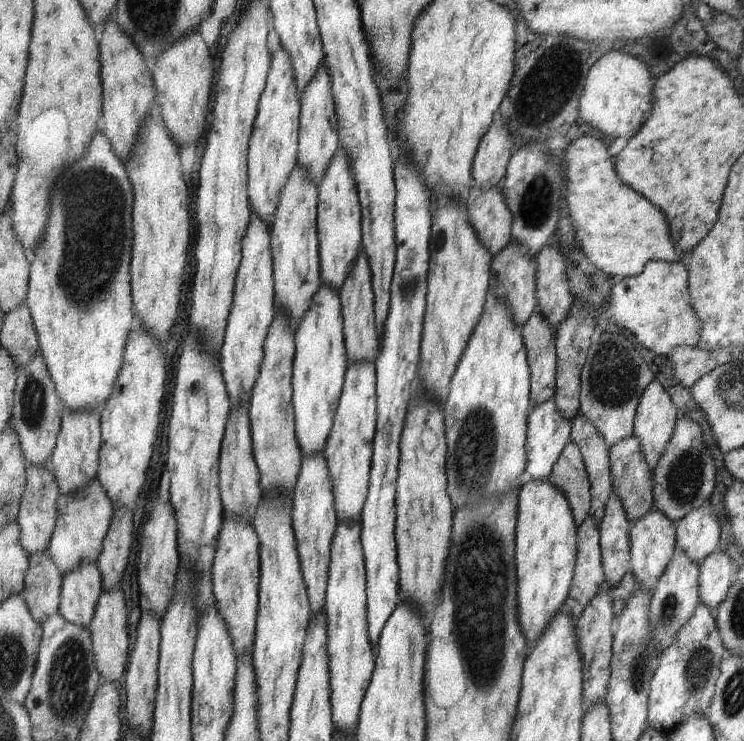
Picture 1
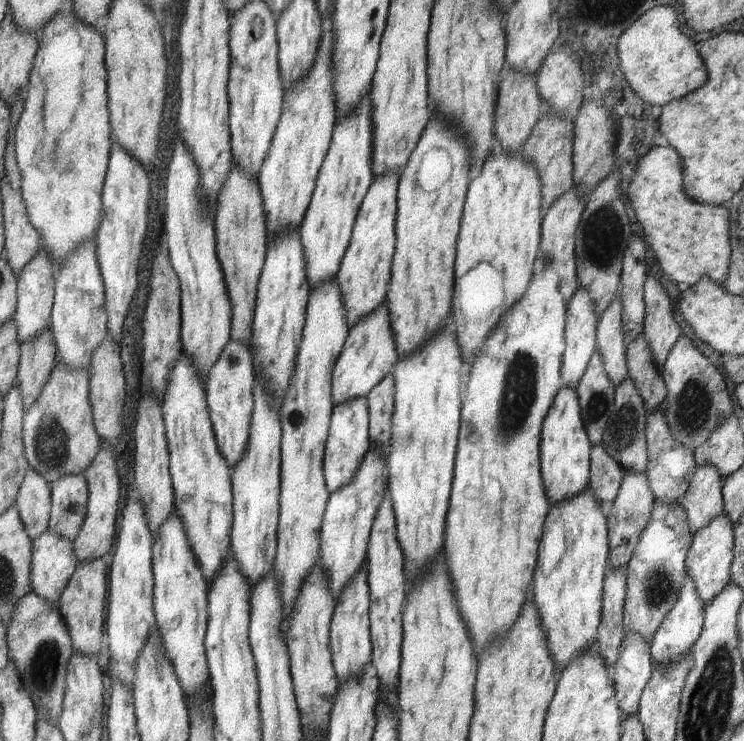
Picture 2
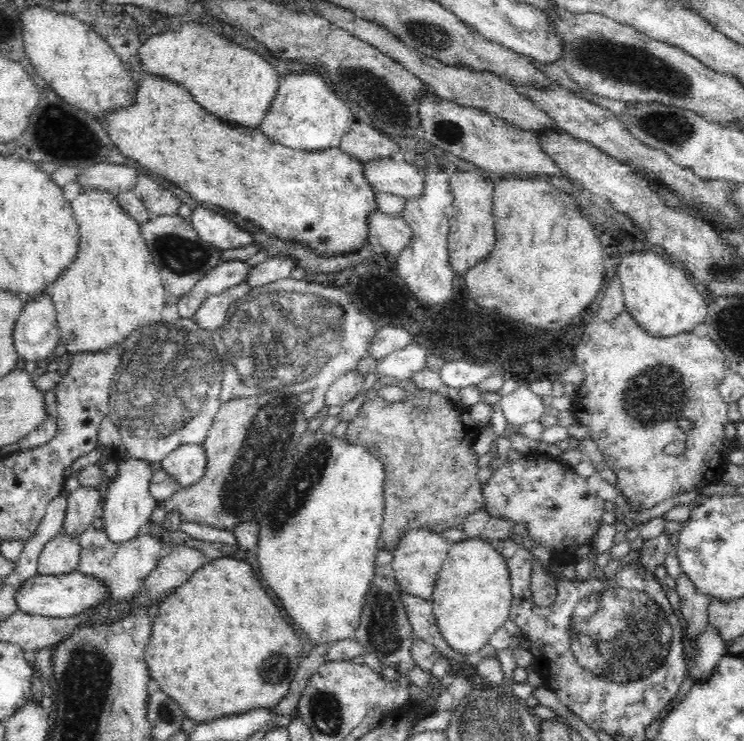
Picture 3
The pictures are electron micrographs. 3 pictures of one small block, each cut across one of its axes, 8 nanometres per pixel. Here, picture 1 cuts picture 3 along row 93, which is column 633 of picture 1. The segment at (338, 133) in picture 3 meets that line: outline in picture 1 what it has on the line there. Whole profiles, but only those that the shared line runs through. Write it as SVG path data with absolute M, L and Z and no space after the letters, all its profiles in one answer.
M649 261L641 274L617 280L611 288L609 304L612 319L621 330L635 334L635 342L639 342L640 350L645 348L654 355L667 356L678 346L695 347L699 340L699 317L690 305L689 271L683 262Z

